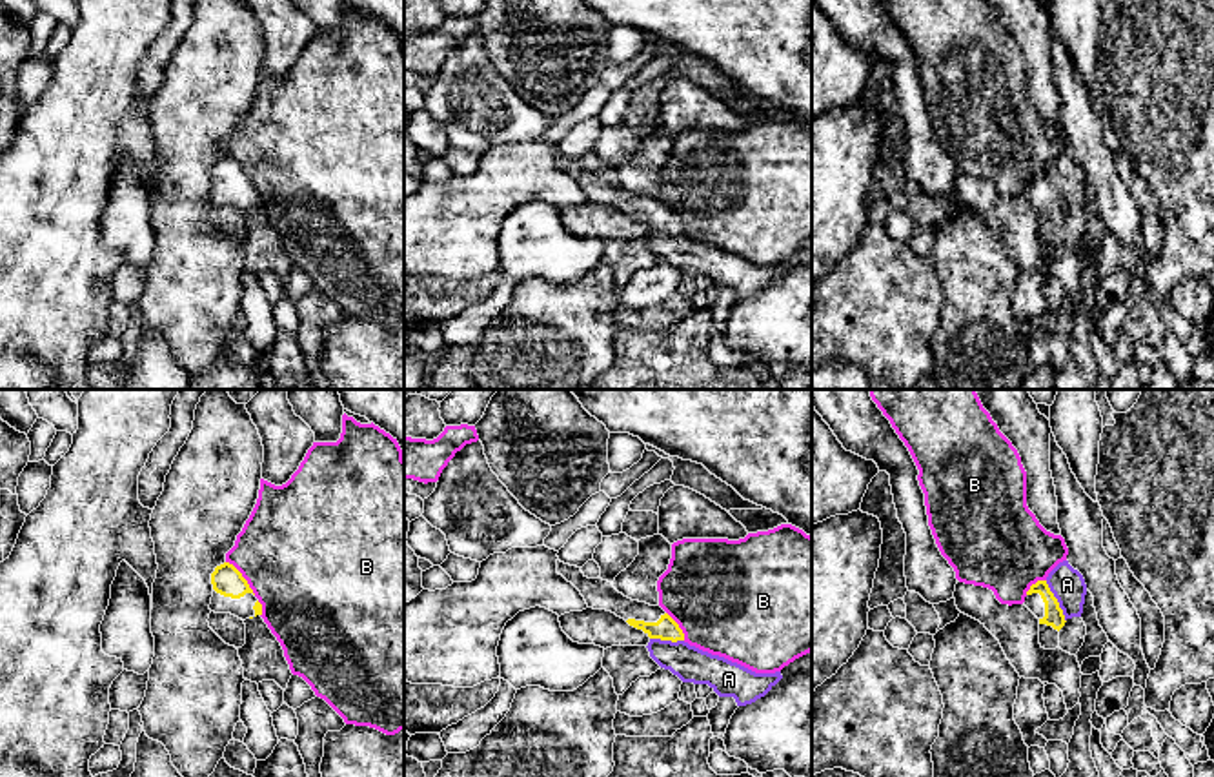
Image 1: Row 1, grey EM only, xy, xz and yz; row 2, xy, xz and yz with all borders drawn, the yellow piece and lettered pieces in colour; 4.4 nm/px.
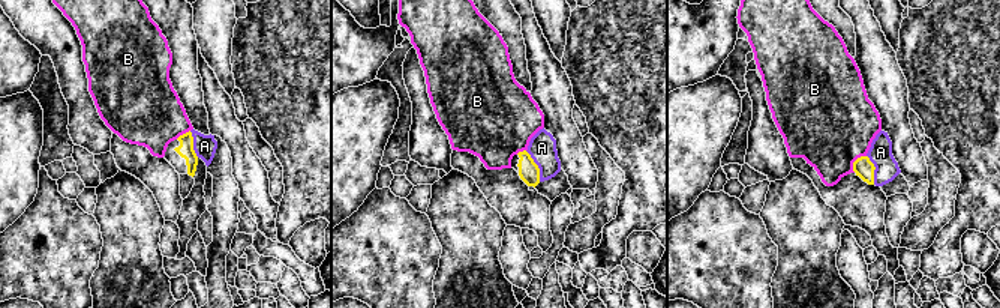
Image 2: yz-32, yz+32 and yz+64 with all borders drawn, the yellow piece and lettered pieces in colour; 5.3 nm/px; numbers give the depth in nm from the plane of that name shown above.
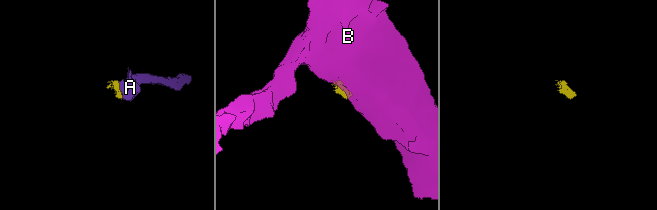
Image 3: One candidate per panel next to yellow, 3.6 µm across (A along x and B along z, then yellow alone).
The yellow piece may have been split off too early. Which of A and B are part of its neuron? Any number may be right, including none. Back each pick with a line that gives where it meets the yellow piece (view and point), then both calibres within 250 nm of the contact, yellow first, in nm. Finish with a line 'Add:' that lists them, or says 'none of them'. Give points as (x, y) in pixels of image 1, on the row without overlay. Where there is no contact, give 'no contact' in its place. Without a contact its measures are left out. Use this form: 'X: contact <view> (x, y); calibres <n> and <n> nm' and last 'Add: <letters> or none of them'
A: contact yz (1056, 193); calibres 90 and 150 nm
Add: A

